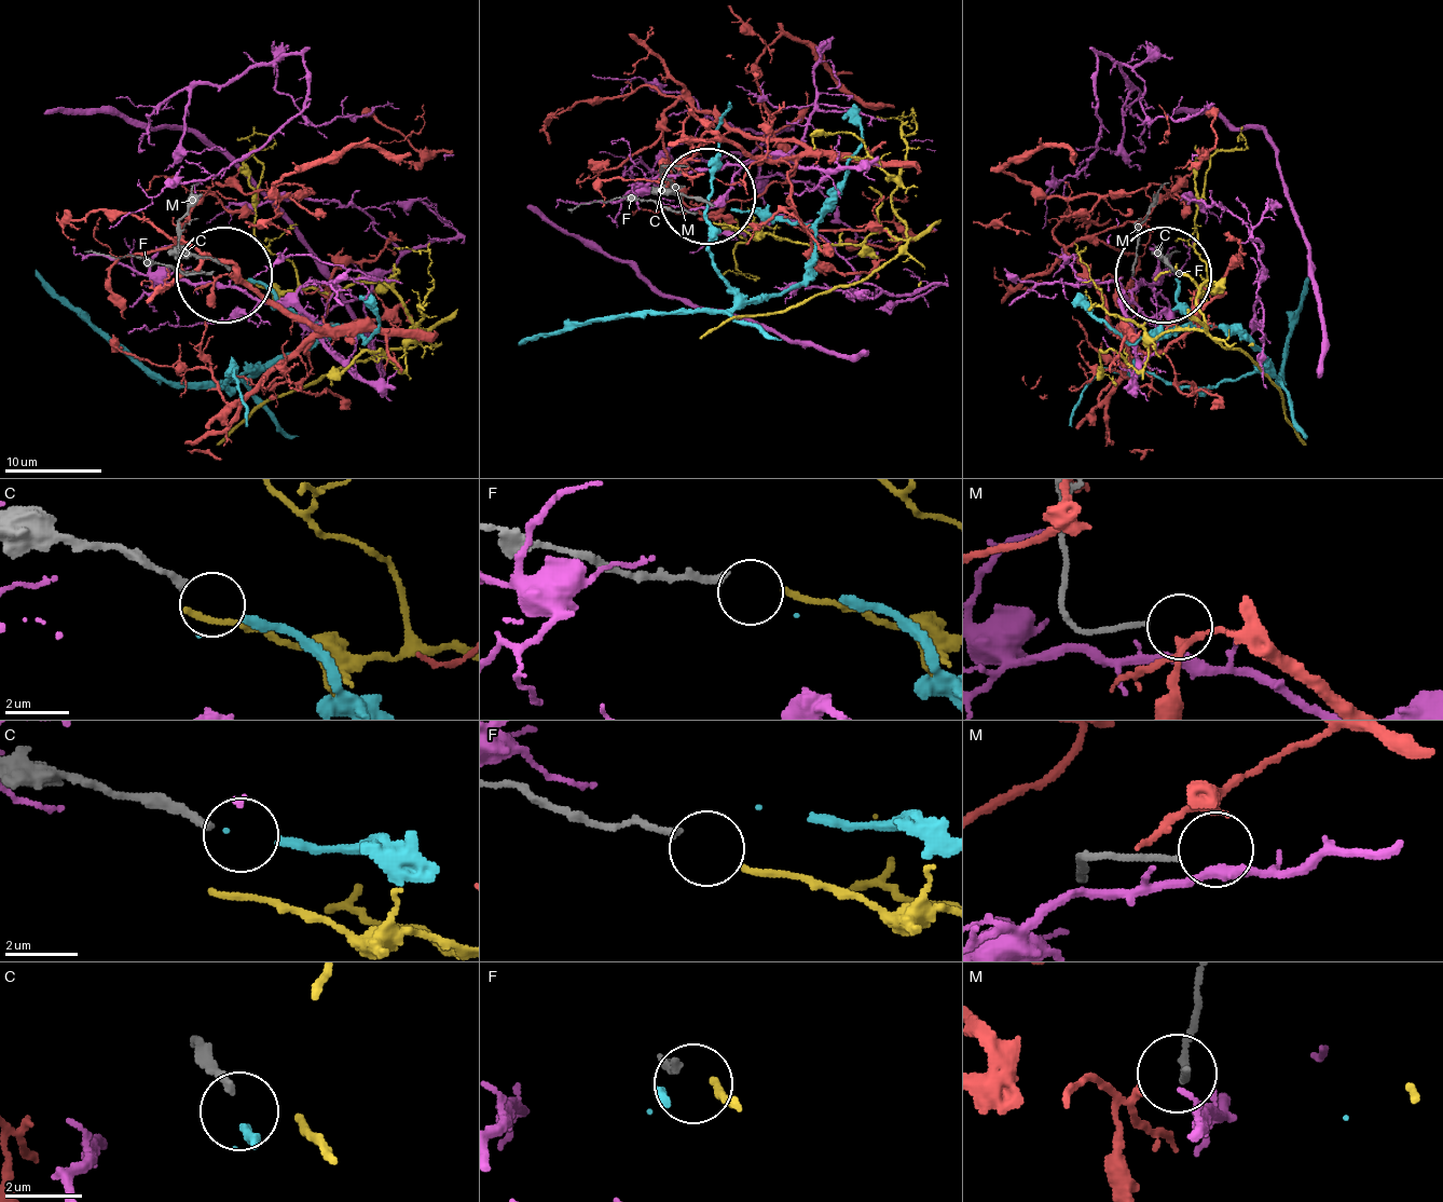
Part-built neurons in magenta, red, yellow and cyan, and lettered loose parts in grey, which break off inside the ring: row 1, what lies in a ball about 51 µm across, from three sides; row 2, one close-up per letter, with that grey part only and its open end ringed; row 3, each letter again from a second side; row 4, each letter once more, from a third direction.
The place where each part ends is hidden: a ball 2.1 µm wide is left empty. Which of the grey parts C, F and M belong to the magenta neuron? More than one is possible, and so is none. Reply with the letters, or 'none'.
none

